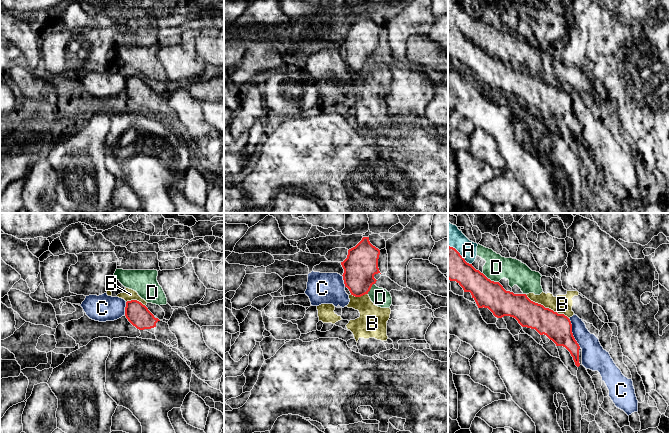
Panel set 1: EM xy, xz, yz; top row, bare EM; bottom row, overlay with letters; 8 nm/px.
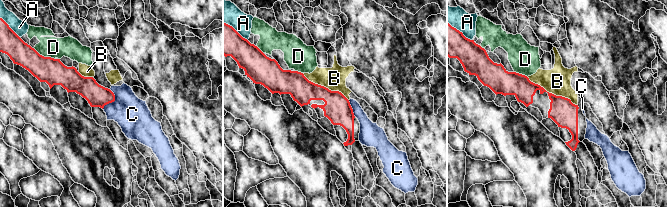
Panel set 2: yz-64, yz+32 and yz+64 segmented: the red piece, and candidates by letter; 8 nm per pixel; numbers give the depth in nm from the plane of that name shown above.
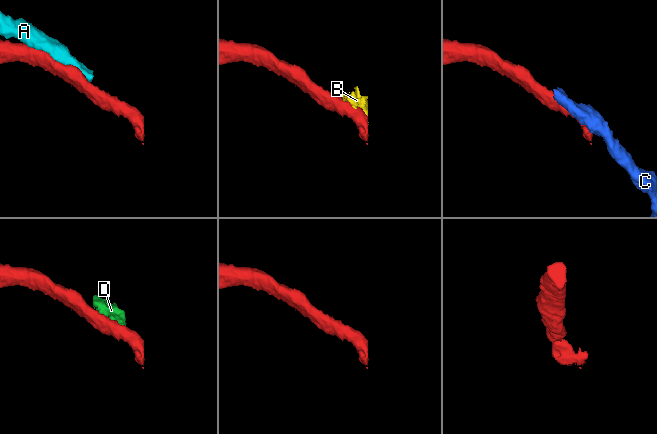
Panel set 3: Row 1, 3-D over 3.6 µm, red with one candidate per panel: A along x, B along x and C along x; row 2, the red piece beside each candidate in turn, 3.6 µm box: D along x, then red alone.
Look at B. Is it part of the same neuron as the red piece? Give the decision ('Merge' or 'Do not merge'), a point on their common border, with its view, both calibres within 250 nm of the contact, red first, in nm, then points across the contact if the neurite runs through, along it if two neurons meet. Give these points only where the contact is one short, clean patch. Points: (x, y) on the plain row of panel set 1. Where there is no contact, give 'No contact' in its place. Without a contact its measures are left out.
Do not merge. Touches red at yz (547, 84). Thickness 220 nm (red) against 160 nm

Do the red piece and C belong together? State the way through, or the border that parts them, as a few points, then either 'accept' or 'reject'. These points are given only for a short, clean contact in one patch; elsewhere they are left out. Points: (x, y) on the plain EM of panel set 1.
reject

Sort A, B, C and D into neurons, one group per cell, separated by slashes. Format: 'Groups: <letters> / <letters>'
Groups: A B D / C

